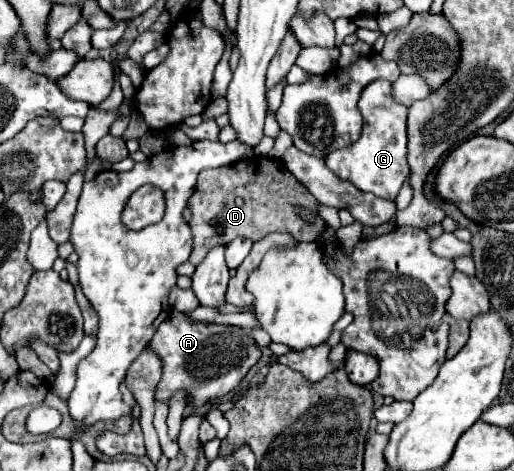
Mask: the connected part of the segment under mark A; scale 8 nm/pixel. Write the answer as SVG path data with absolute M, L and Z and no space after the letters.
M177 311L159 325L149 351L153 351L163 363L163 377L157 385L155 399L169 403L177 391L185 391L191 411L201 409L211 399L231 393L247 371L261 359L261 349L257 347L253 335L241 327L197 323Z

